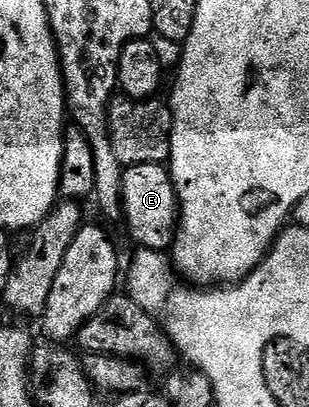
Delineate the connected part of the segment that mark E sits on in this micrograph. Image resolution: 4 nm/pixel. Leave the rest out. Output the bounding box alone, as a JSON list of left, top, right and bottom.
[122,164,178,253]

